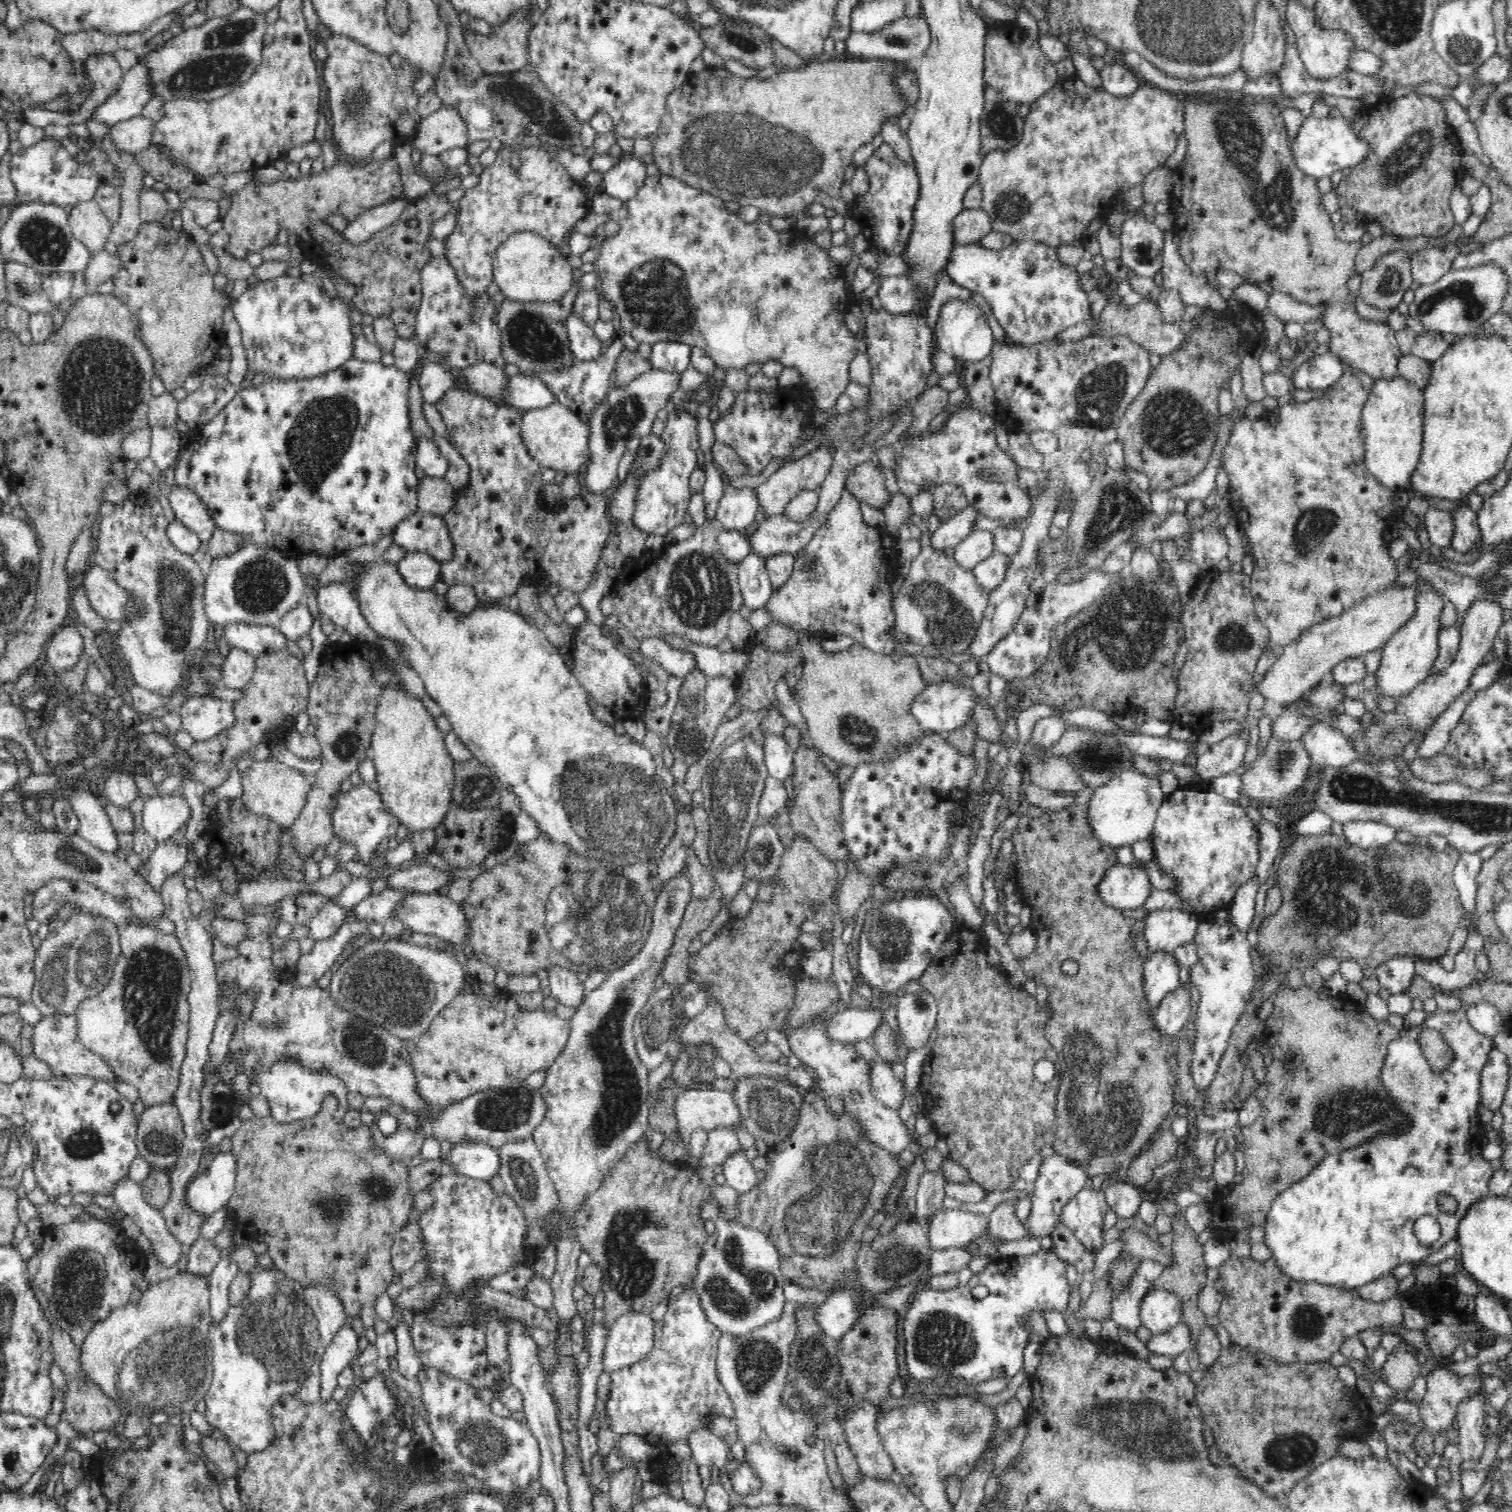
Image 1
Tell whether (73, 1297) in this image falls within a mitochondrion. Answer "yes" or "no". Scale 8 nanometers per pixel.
yes

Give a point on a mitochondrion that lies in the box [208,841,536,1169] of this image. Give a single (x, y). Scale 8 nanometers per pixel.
(394, 989)

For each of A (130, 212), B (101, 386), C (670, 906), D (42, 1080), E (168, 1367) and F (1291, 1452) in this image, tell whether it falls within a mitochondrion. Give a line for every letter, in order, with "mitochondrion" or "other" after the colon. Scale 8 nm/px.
A: other
B: mitochondrion
C: mitochondrion
D: other
E: mitochondrion
F: mitochondrion

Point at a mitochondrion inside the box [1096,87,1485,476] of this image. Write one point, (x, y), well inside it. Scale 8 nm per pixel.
(1240, 132)

